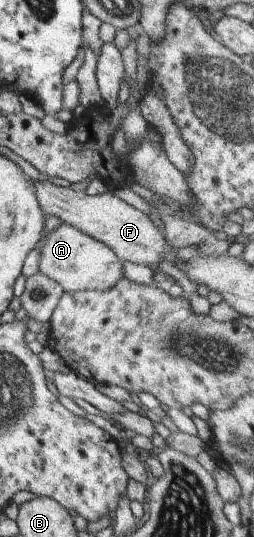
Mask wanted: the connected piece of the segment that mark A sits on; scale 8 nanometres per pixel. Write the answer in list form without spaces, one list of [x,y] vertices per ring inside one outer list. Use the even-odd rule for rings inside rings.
[[[61,223],[49,232],[42,231],[36,245],[40,246],[38,271],[64,291],[104,291],[123,277],[121,261],[108,246],[68,224]]]

